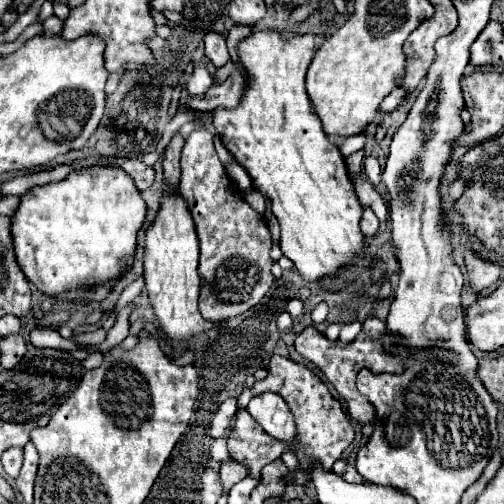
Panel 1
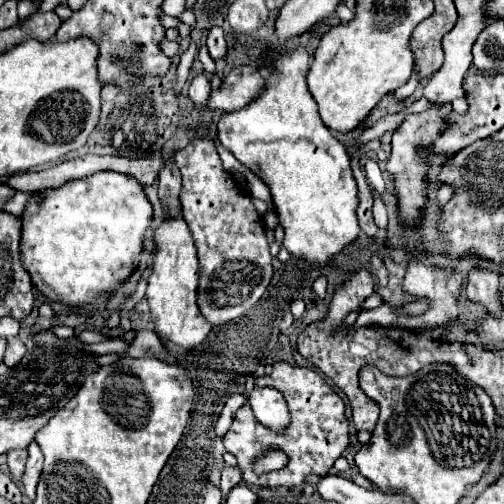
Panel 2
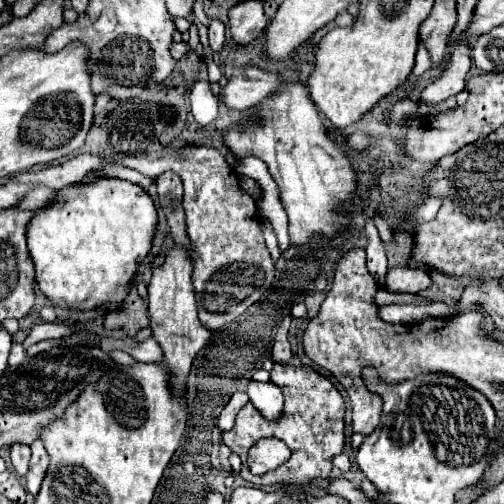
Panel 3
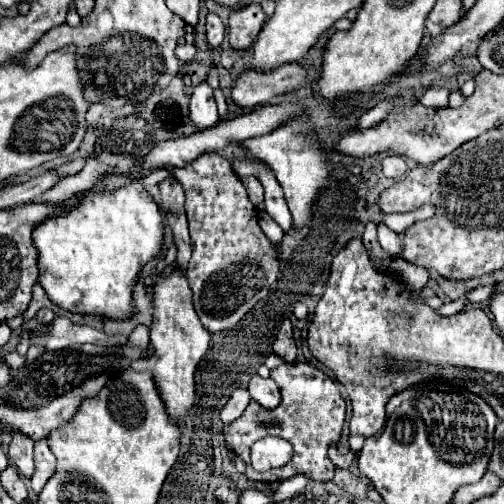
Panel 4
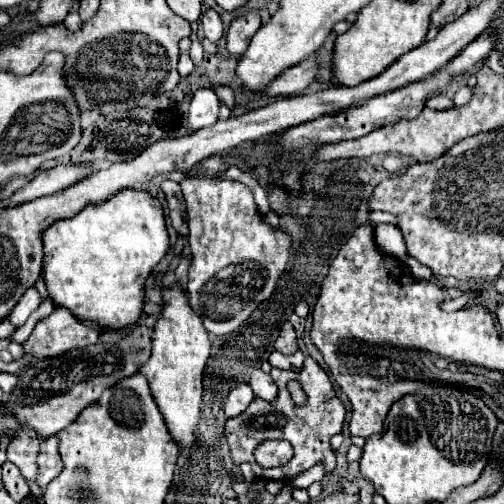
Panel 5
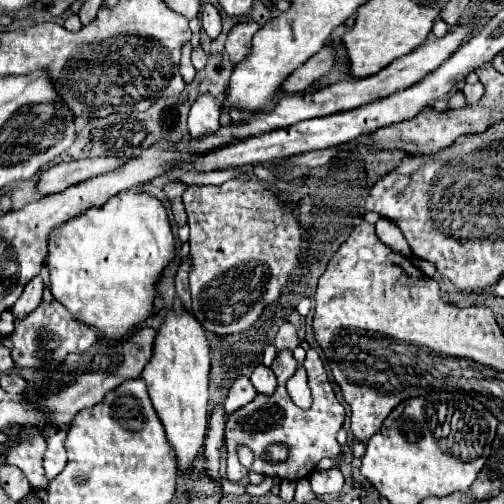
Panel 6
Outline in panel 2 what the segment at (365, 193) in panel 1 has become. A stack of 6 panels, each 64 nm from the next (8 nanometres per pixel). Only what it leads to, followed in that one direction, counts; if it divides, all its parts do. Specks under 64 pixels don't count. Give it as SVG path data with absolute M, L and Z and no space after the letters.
M374 194L374 220L376 220L376 226L386 230L388 226L388 218L386 218L386 206L382 202L382 198L378 198L378 194Z

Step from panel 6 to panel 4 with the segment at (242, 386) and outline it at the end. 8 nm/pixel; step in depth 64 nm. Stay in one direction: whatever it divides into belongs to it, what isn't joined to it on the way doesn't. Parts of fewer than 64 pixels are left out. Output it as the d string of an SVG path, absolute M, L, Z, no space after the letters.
M244 388L234 390L232 398L228 400L228 404L226 404L226 406L222 408L222 412L220 412L220 420L222 420L224 424L234 422L236 418L240 418L240 414L242 414L242 412L244 412L244 408L248 406L248 402L250 402L248 390L244 390Z

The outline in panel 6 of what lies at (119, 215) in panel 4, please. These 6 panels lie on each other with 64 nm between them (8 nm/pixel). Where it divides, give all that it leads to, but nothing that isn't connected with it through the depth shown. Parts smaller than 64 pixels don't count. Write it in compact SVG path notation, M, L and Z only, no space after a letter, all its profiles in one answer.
M122 192L112 196L100 208L88 208L80 216L60 224L48 234L46 266L50 270L50 292L54 300L64 304L72 316L88 326L94 326L100 334L120 340L136 324L152 316L154 286L166 264L174 258L174 236L170 230L168 214L156 196L146 192Z

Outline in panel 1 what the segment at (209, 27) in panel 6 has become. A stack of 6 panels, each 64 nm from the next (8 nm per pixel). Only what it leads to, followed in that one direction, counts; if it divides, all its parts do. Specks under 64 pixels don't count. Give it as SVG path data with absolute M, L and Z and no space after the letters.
M208 32L206 38L204 38L204 46L206 46L206 56L210 58L210 62L216 66L216 68L222 68L230 56L228 56L228 48L226 48L226 40L222 34L216 34L216 32Z

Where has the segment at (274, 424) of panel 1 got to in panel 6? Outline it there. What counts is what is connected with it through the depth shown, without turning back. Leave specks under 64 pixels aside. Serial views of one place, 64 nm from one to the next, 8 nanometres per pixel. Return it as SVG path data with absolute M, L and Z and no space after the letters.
M262 364L254 368L254 372L250 376L250 382L256 388L256 392L264 394L264 396L272 396L274 390L276 390L276 376L274 376L274 372L270 368L262 366Z

